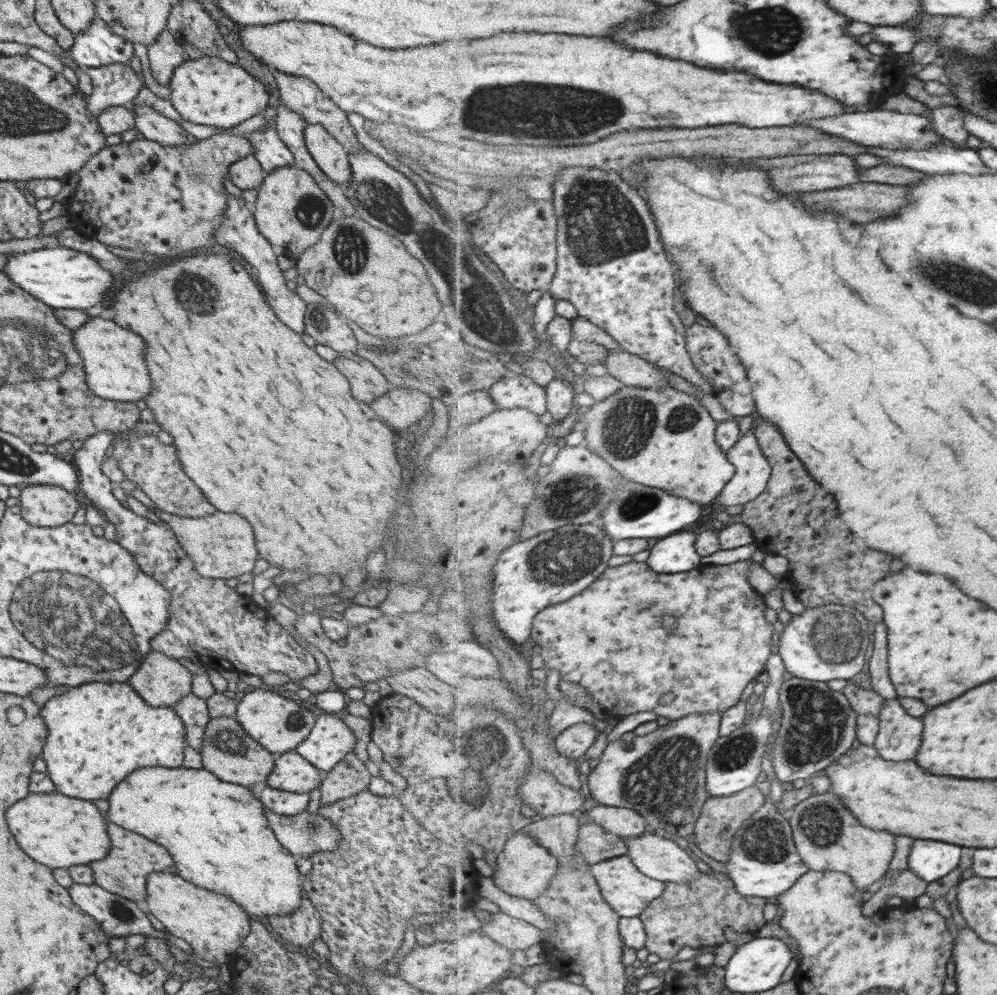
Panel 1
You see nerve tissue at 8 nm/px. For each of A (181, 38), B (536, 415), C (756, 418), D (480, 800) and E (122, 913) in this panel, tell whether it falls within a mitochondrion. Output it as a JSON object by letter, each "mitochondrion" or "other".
{"A":"other","B":"other","C":"other","D":"other","E":"mitochondrion"}

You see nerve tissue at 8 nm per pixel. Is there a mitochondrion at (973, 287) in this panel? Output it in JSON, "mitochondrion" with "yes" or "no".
{"mitochondrion":"yes"}

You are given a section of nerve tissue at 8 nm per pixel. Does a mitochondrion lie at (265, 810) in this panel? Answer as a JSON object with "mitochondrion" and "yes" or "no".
{"mitochondrion":"no"}

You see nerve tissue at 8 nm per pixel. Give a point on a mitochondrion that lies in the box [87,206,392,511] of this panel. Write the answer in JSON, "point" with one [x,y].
{"point":[196,293]}

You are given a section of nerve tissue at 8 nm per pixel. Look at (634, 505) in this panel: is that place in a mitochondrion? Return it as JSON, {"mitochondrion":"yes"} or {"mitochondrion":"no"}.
{"mitochondrion":"yes"}

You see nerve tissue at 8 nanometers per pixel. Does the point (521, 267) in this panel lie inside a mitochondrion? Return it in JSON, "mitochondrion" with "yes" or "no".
{"mitochondrion":"no"}

